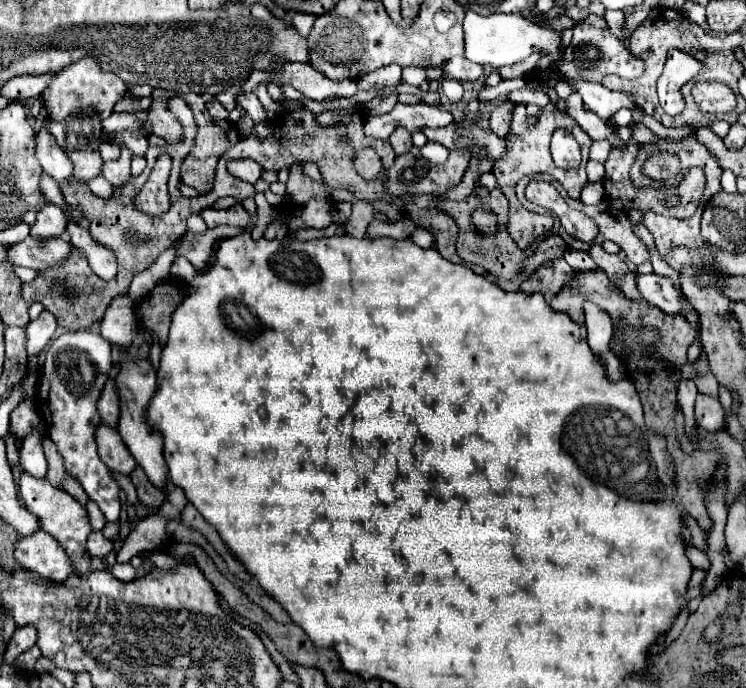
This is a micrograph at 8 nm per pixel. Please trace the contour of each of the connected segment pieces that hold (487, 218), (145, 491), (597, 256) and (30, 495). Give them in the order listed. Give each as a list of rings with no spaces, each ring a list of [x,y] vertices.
[[[478,210],[476,216],[474,216],[474,222],[476,222],[476,228],[482,230],[484,234],[494,234],[496,232],[496,218],[490,212]]]
[[[138,466],[132,474],[130,474],[136,490],[138,490],[138,500],[144,504],[144,506],[162,506],[166,496],[148,480],[148,476],[144,474],[144,470]]]
[[[592,244],[592,248],[588,252],[596,260],[596,264],[608,274],[610,282],[614,282],[616,286],[620,286],[620,292],[626,298],[644,302],[642,294],[636,290],[636,274],[628,270],[628,266],[624,264],[622,258],[618,258],[616,254],[608,254],[600,244]]]
[[[22,474],[22,478],[20,478],[20,498],[24,500],[24,506],[34,516],[38,516],[38,520],[42,524],[42,530],[48,532],[50,536],[54,536],[66,548],[72,562],[78,564],[80,556],[84,556],[86,538],[92,532],[86,508],[78,500],[74,500],[68,492],[52,486],[46,478],[34,478],[30,474]]]

